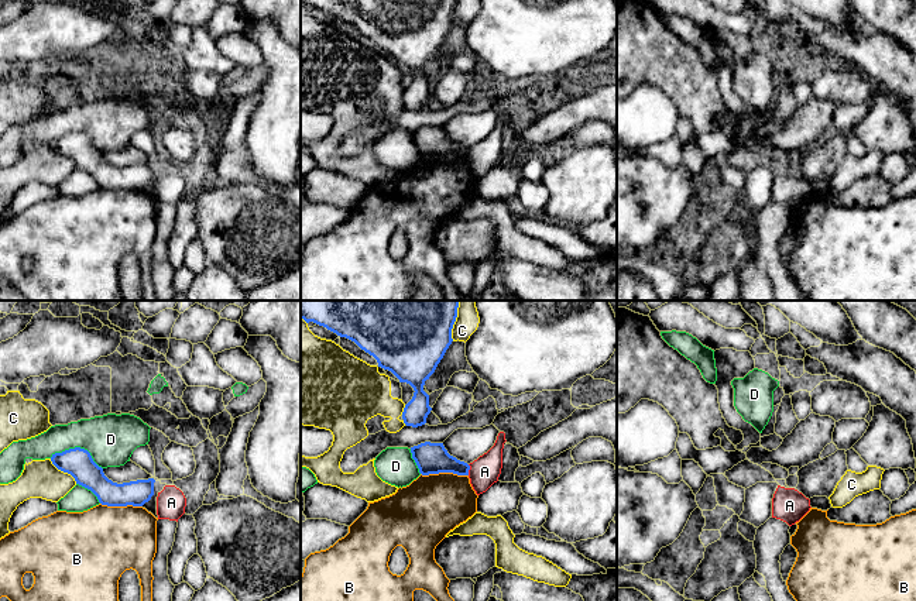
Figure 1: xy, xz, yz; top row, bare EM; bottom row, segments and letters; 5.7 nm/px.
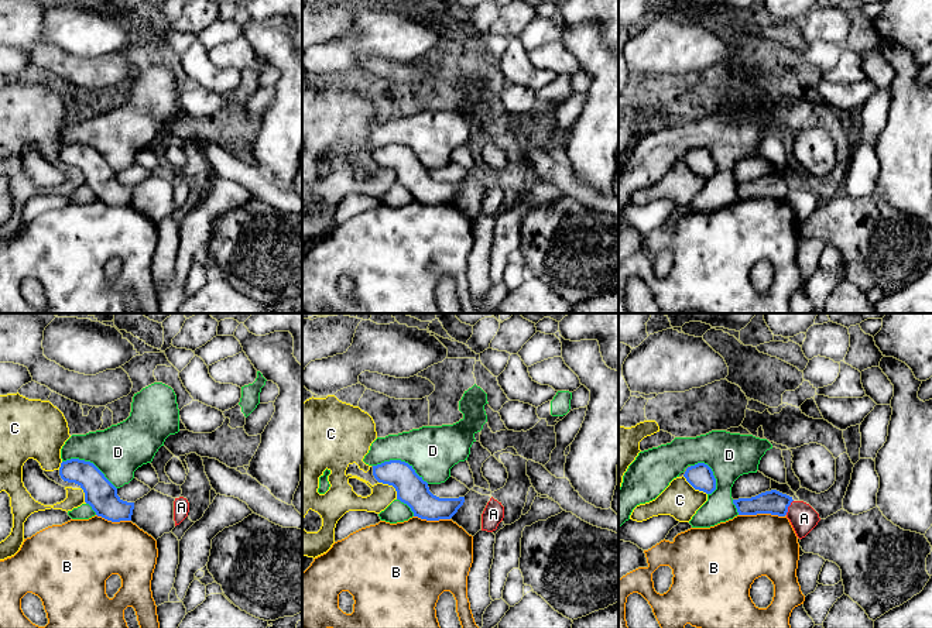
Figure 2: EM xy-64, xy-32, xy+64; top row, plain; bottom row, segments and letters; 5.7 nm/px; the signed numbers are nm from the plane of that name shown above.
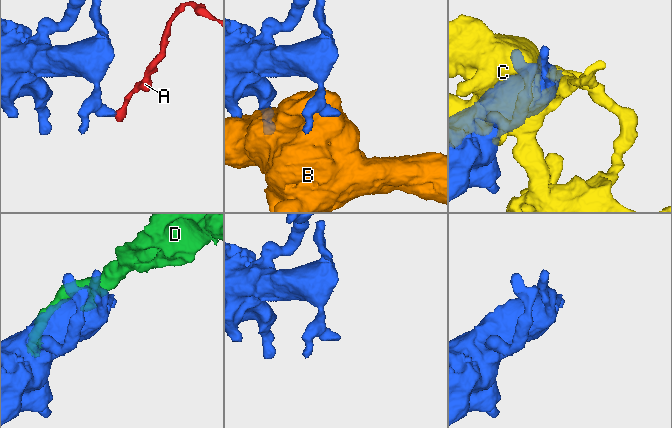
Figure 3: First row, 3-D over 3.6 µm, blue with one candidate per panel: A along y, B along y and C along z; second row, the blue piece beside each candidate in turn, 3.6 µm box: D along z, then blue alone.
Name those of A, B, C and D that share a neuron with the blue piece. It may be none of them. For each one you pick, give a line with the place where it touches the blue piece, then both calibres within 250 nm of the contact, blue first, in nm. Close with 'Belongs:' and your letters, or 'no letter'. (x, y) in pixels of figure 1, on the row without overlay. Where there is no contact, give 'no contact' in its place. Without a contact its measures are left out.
Belongs: no letter

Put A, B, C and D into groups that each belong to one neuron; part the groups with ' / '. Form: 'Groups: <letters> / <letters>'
Groups: A / B / C / D

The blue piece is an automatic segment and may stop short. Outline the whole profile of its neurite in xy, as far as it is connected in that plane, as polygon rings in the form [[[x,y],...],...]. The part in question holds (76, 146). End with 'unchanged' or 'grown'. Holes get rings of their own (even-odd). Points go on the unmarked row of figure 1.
[[[75,131],[51,141],[52,148],[71,158],[76,168],[90,174],[102,189],[107,190],[143,190],[154,179],[154,162],[117,168],[109,164],[90,137]]]; unchanged

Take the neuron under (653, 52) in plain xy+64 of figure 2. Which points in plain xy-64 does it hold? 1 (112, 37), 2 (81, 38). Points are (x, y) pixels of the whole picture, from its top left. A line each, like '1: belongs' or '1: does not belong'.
1: belongs
2: belongs

